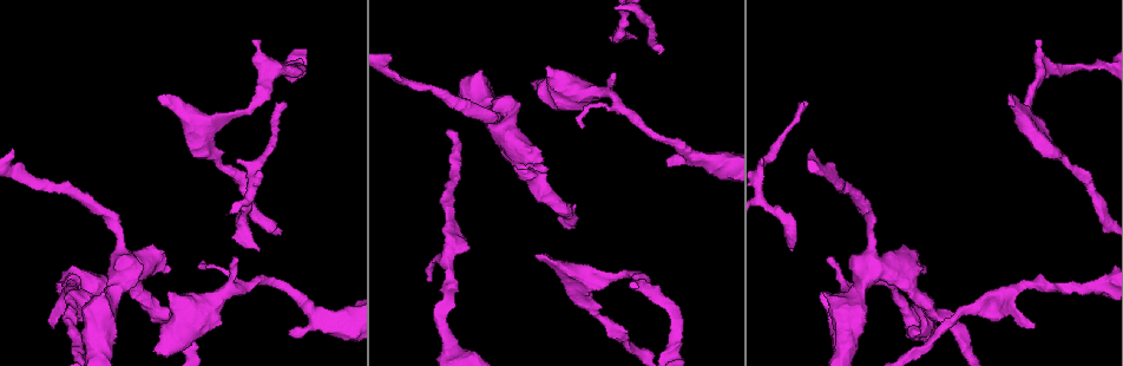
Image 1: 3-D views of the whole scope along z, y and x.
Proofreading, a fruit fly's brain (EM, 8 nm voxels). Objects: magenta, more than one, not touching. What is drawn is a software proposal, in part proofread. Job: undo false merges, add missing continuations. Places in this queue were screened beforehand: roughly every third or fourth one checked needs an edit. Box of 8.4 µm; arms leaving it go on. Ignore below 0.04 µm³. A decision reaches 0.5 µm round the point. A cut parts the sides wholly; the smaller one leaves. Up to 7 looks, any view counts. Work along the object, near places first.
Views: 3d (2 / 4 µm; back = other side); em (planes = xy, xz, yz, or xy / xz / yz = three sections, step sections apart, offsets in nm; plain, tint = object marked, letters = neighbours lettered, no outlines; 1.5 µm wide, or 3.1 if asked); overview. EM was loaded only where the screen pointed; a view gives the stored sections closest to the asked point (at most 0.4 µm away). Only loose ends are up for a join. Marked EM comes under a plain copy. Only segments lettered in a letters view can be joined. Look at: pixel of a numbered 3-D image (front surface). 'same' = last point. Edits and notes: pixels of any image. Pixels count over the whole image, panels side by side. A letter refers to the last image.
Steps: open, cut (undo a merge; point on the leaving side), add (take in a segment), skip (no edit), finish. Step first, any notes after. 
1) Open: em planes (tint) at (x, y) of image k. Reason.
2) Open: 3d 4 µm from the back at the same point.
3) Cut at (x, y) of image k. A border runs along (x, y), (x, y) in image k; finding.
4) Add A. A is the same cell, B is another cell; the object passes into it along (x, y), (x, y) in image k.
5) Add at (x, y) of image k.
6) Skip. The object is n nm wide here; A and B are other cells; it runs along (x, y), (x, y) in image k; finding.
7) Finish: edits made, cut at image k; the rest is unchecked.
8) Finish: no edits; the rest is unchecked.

Open: 3d 2 µm at (280, 103) of image 1. Thin end.

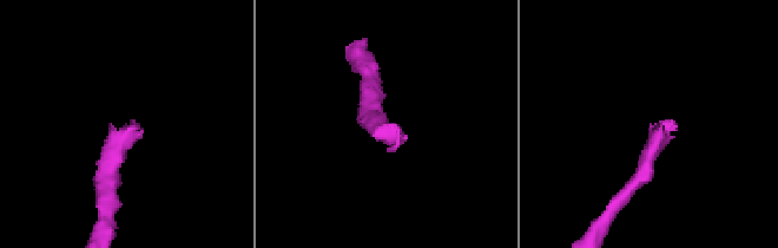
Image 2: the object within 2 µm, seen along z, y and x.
Open: em planes (tint) at (127, 126) of image 2.

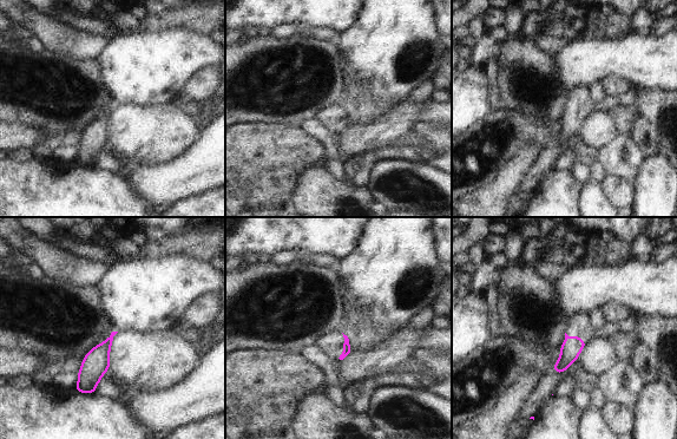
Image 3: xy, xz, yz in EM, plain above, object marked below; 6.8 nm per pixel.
Open: em planes (letters) at the same point.

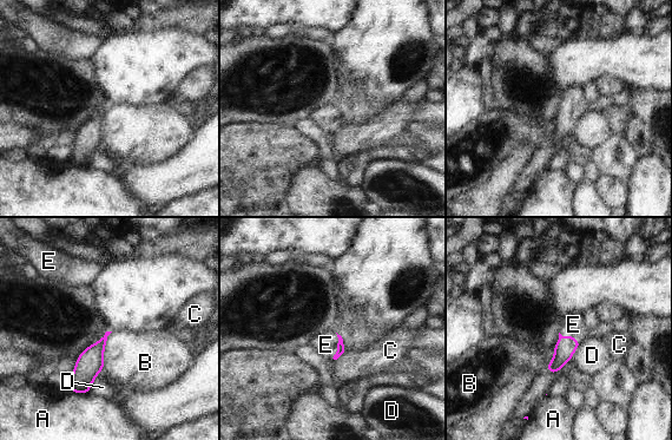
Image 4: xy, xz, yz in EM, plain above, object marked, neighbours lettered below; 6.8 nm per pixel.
Add E. The longest contact is with B, 280 nm; E is the same cell, A, B, C and D are other cells; it goes on there.

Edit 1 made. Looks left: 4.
Open: overview. See it whole again.

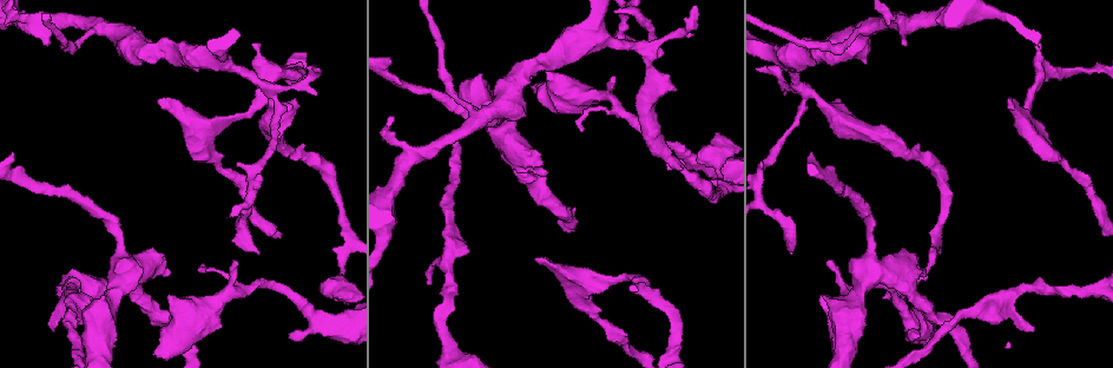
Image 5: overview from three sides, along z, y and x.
Open: em xy step 8 (tint) at (827, 262) of image 5.

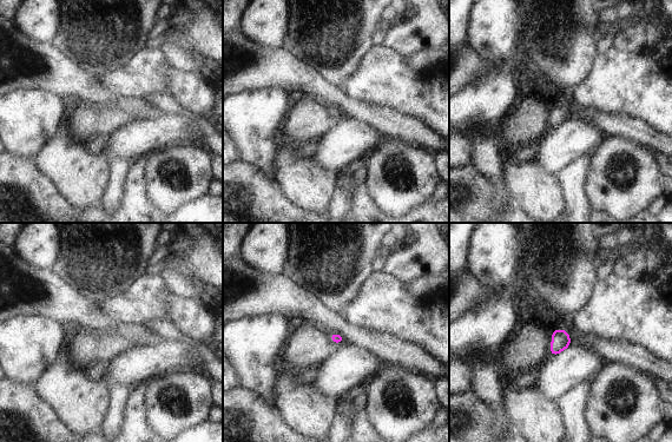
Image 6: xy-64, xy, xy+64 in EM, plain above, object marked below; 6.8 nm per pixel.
Open: em xy step 8 (letters) at the same point.

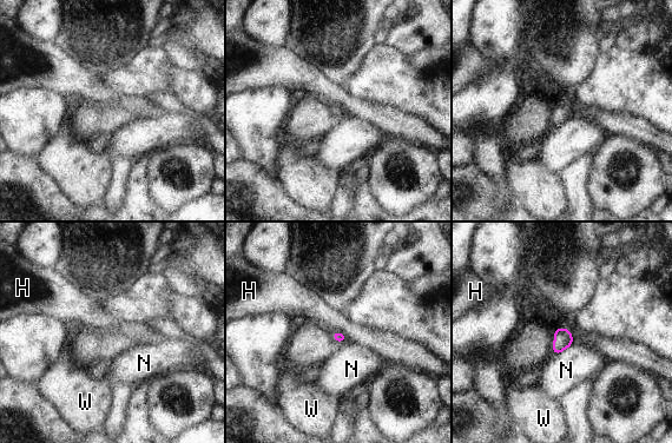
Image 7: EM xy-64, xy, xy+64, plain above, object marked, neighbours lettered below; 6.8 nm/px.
Skip. H, N and W are other cells; a border runs along (333, 331), (340, 331), (344, 335) in image 7; no lettered segment goes on from it.

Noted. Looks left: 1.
Finish: edits made, add at image 4; the rest is unchecked.

